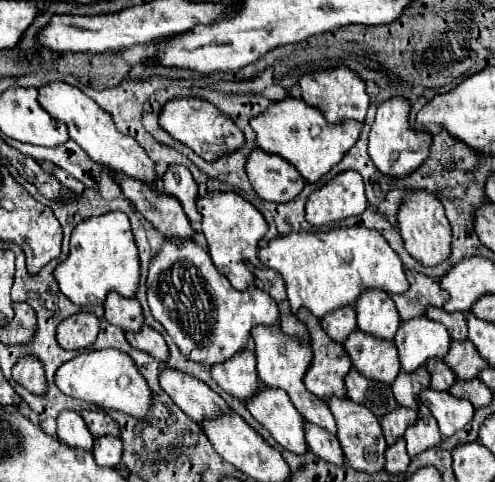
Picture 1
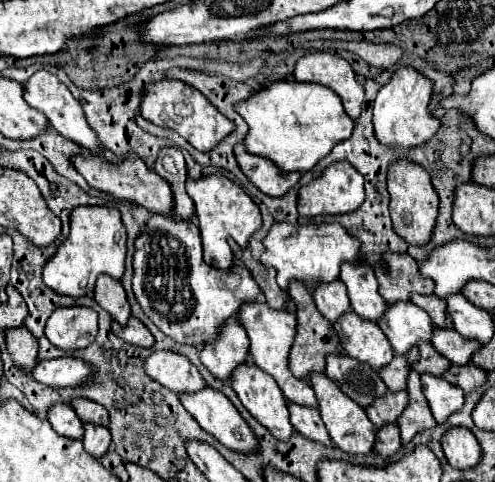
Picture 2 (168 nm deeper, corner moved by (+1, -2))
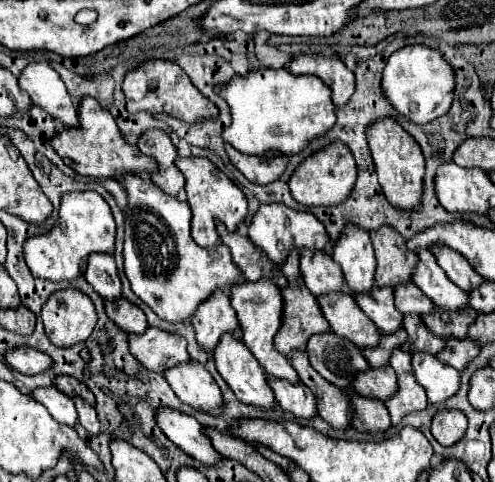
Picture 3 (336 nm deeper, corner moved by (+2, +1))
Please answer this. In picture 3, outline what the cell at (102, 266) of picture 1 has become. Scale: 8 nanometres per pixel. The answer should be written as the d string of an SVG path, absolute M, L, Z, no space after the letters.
M72 191L62 197L58 225L40 237L24 243L24 259L34 277L46 281L72 281L82 275L84 263L92 253L114 253L116 223L110 205L96 191Z

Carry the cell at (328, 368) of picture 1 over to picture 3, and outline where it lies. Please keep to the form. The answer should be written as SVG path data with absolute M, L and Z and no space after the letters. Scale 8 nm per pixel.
M290 251L286 263L282 265L282 273L288 279L288 287L282 289L282 297L284 297L284 315L282 315L282 331L278 331L278 335L274 337L274 347L278 353L290 357L294 351L306 351L306 343L310 339L310 335L314 333L326 333L330 331L330 325L326 323L318 301L314 295L310 295L310 291L304 285L304 279L300 275L300 253L298 251Z

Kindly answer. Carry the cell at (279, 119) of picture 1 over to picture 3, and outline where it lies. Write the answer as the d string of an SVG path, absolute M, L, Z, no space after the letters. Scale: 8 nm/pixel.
M258 69L250 71L244 77L234 77L228 85L218 89L218 95L232 109L232 125L222 131L226 143L236 147L246 155L264 155L266 151L276 151L280 155L296 155L308 147L310 141L324 137L330 127L334 127L334 103L330 103L330 87L314 75L292 75L286 69Z

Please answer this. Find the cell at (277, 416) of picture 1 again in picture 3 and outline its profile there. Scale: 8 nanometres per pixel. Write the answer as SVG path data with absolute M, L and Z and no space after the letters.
M224 335L222 341L218 343L216 351L214 351L214 361L216 361L216 369L218 373L222 375L222 379L228 383L228 387L234 391L234 395L246 403L246 405L254 405L258 409L272 409L276 405L276 399L274 399L274 393L272 393L272 387L268 385L268 379L266 379L266 373L264 369L260 367L260 363L252 357L250 349L240 341L236 339L234 335Z

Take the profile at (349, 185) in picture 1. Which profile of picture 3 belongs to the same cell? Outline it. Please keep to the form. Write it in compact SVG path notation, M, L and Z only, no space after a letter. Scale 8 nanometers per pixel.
M332 143L328 147L324 147L322 151L314 153L312 157L308 157L290 177L288 185L292 191L292 197L306 205L306 207L328 207L328 205L338 205L344 203L350 197L350 191L354 189L358 177L358 169L354 163L352 153L342 145L342 143Z

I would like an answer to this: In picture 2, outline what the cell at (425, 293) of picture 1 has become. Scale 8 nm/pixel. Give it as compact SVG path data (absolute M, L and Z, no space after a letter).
M385 252L379 262L375 262L375 276L379 282L379 294L387 304L409 300L413 292L433 294L435 288L431 278L419 274L419 264L409 254Z

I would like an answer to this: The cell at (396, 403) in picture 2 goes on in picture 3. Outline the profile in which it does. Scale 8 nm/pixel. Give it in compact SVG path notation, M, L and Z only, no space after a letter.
M382 367L382 369L372 369L366 373L360 373L354 381L354 391L356 391L356 395L366 397L366 399L386 401L398 391L396 373L392 367Z

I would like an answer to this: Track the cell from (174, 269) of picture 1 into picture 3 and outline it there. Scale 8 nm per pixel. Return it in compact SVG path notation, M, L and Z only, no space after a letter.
M126 175L126 193L128 193L128 215L126 215L126 241L124 241L124 271L132 285L132 291L160 317L168 323L182 323L194 317L194 311L214 295L214 291L226 291L242 281L242 271L232 261L230 249L224 243L218 243L214 251L202 249L190 235L190 205L170 197L144 175Z

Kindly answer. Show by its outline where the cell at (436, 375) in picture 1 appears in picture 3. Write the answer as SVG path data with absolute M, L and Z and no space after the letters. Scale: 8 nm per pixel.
M406 315L404 317L404 329L408 333L408 341L402 345L402 349L408 353L426 351L430 355L438 355L438 351L442 351L442 347L446 347L444 339L432 335L426 329L420 315Z

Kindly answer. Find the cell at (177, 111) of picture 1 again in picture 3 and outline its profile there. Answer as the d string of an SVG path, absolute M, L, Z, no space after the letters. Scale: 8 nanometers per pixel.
M148 61L142 67L134 69L124 79L124 95L126 95L126 109L130 113L148 111L148 113L166 113L172 117L182 119L184 123L198 123L200 119L216 119L218 107L210 103L188 79L188 75L174 63L174 61Z

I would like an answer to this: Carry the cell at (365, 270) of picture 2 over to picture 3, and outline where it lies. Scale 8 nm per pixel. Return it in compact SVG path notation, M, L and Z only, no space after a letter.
M348 225L334 245L332 259L342 267L350 295L370 293L374 287L376 259L368 233L354 225Z

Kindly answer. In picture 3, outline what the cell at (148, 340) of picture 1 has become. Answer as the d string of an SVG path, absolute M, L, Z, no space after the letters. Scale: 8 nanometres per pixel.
M126 299L106 301L106 315L126 333L144 333L148 329L144 313Z

